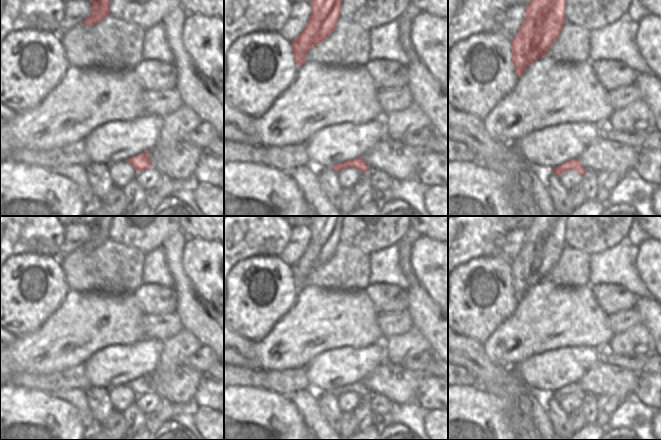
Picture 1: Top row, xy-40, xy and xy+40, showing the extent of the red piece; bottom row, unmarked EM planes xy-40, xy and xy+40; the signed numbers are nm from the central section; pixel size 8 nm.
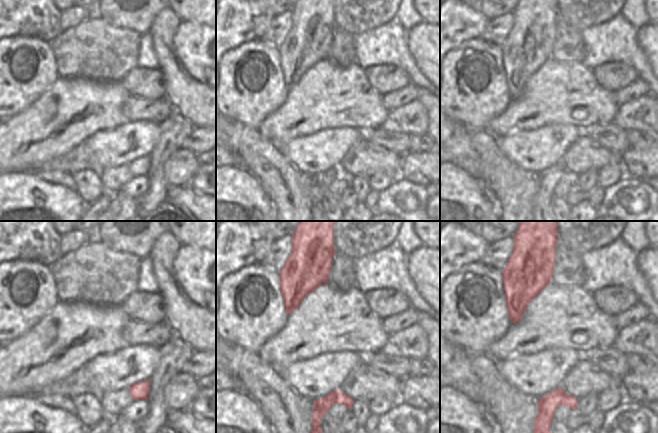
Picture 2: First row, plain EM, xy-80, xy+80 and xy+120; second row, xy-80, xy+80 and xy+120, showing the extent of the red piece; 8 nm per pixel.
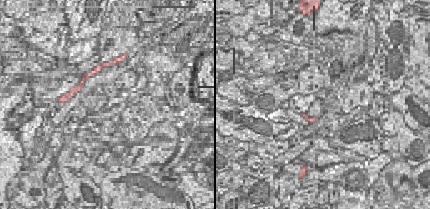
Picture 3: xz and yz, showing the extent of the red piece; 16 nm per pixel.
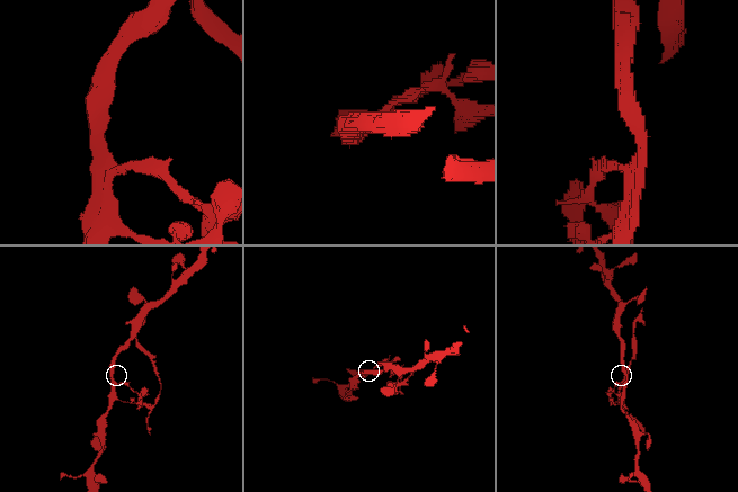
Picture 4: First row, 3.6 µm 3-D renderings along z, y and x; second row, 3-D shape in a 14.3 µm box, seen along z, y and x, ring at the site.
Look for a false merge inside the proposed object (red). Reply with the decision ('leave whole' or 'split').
split

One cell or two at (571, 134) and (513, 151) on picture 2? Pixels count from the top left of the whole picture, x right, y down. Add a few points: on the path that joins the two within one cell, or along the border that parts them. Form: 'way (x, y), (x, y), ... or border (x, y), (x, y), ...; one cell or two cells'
way (557, 143), (548, 144), (537, 151), (527, 151); one cell

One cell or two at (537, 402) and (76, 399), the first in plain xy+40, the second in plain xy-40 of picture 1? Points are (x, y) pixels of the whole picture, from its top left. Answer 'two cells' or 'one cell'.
one cell

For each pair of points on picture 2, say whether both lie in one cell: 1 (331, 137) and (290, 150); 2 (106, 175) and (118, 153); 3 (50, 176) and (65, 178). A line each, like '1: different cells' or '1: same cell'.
1: same cell
2: different cells
3: same cell

